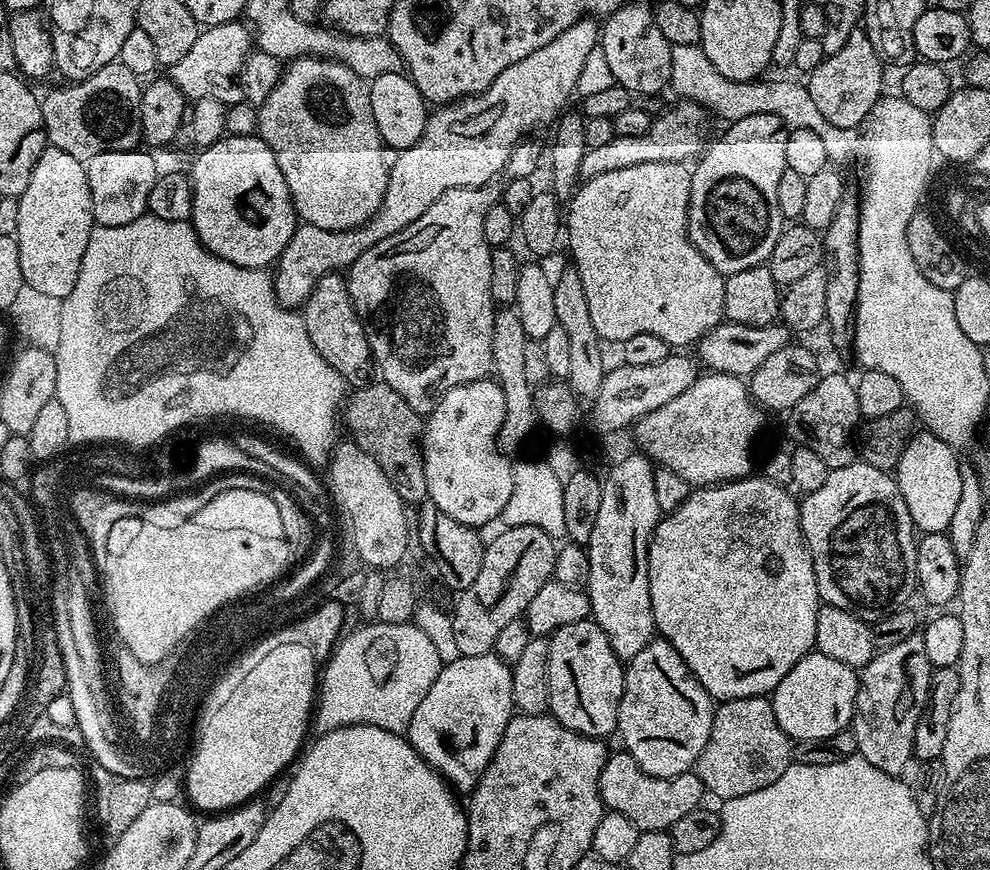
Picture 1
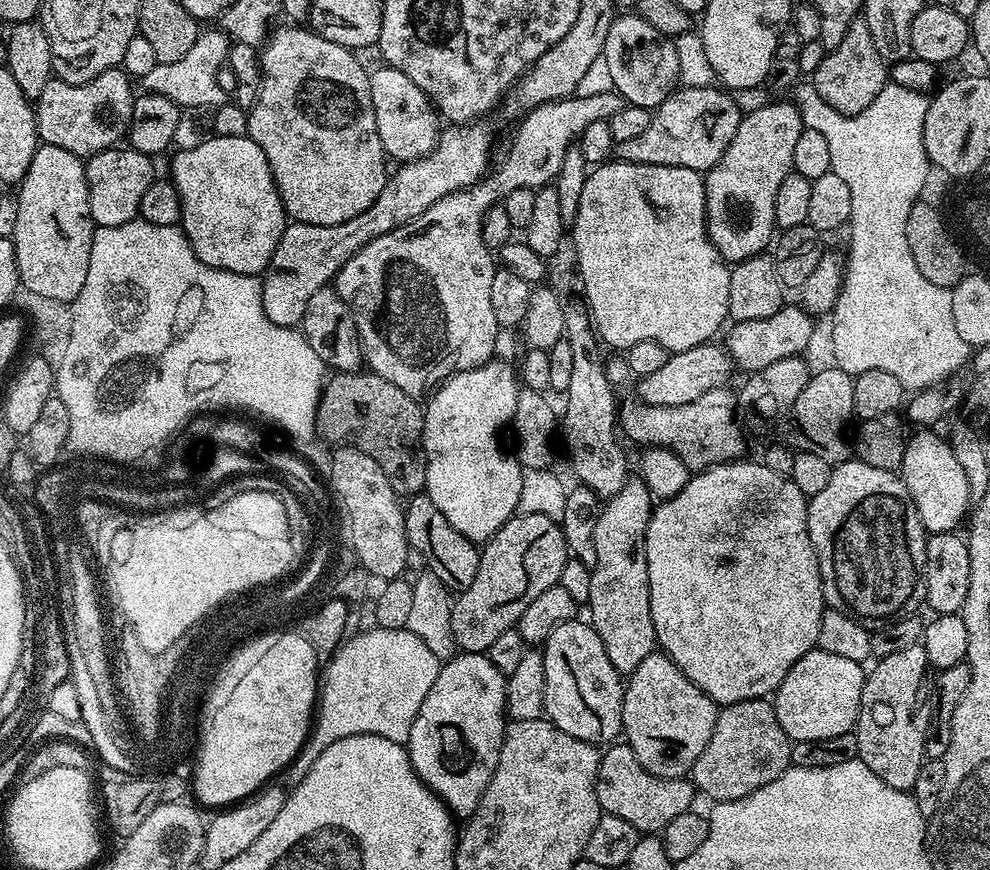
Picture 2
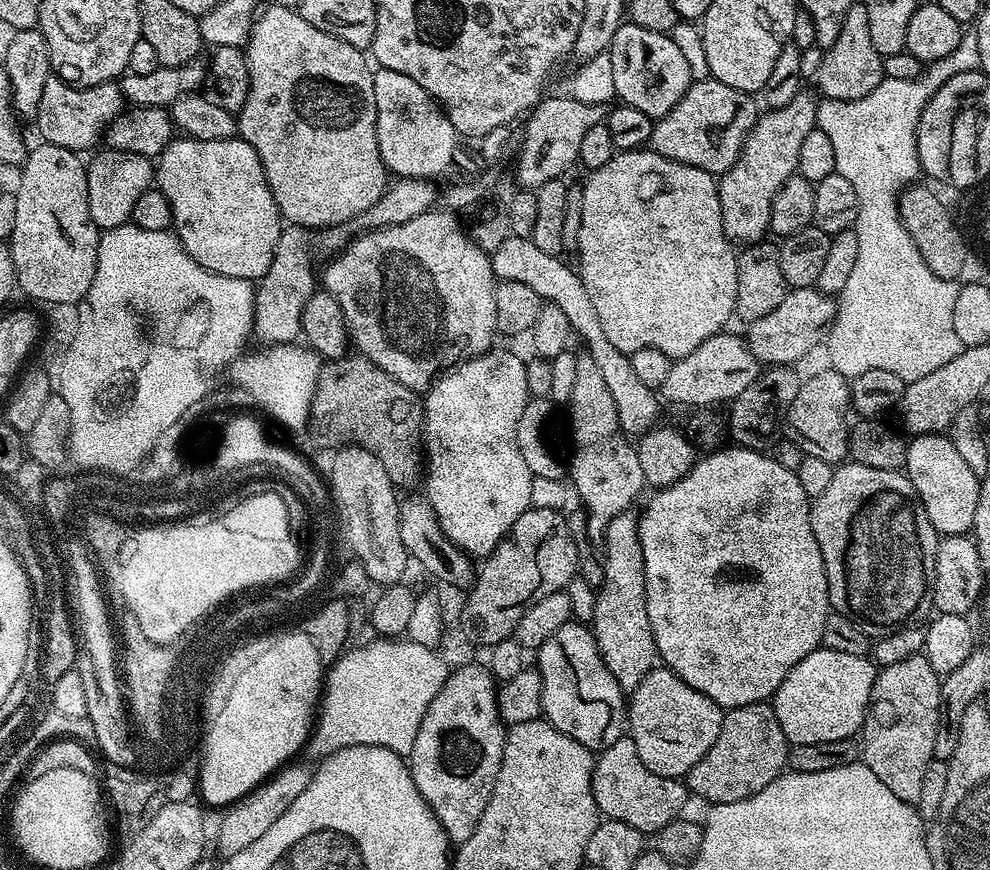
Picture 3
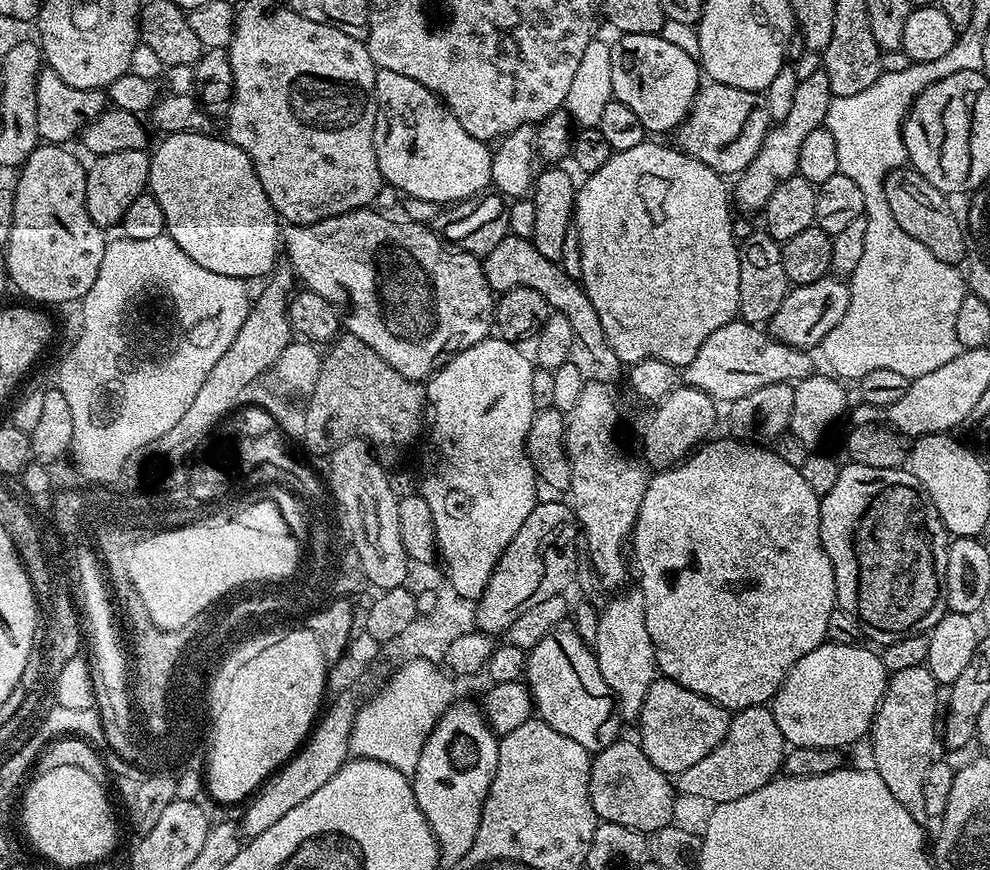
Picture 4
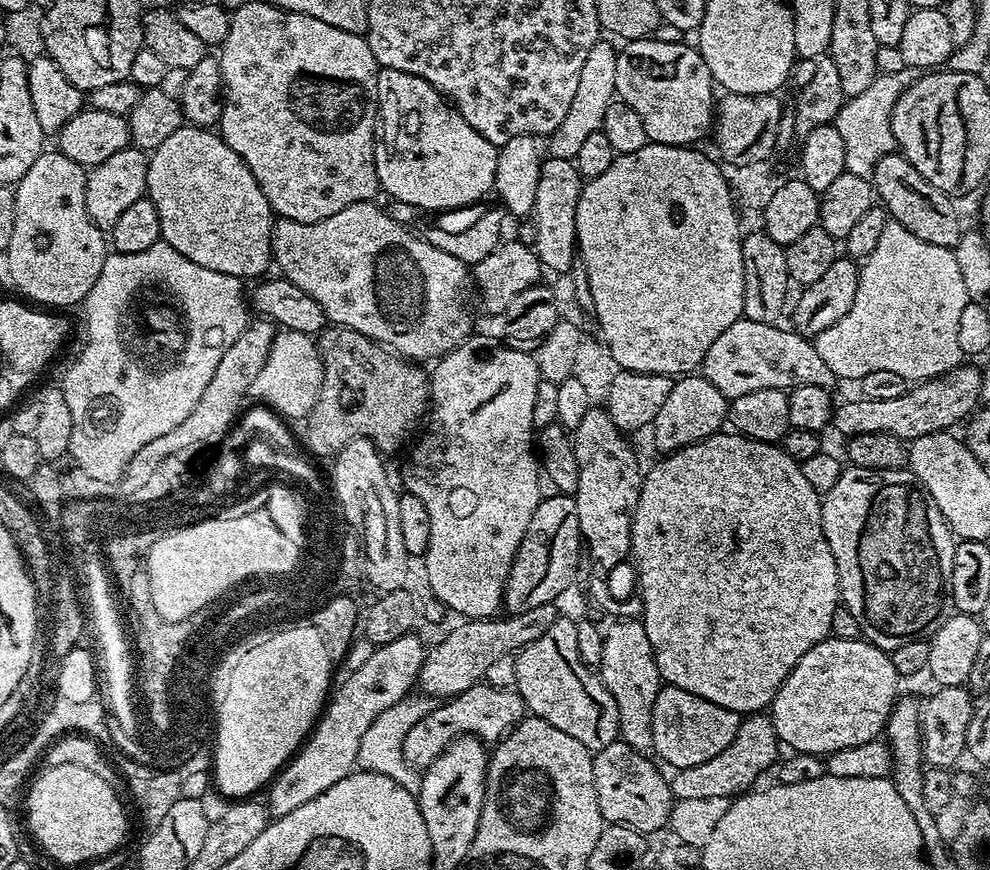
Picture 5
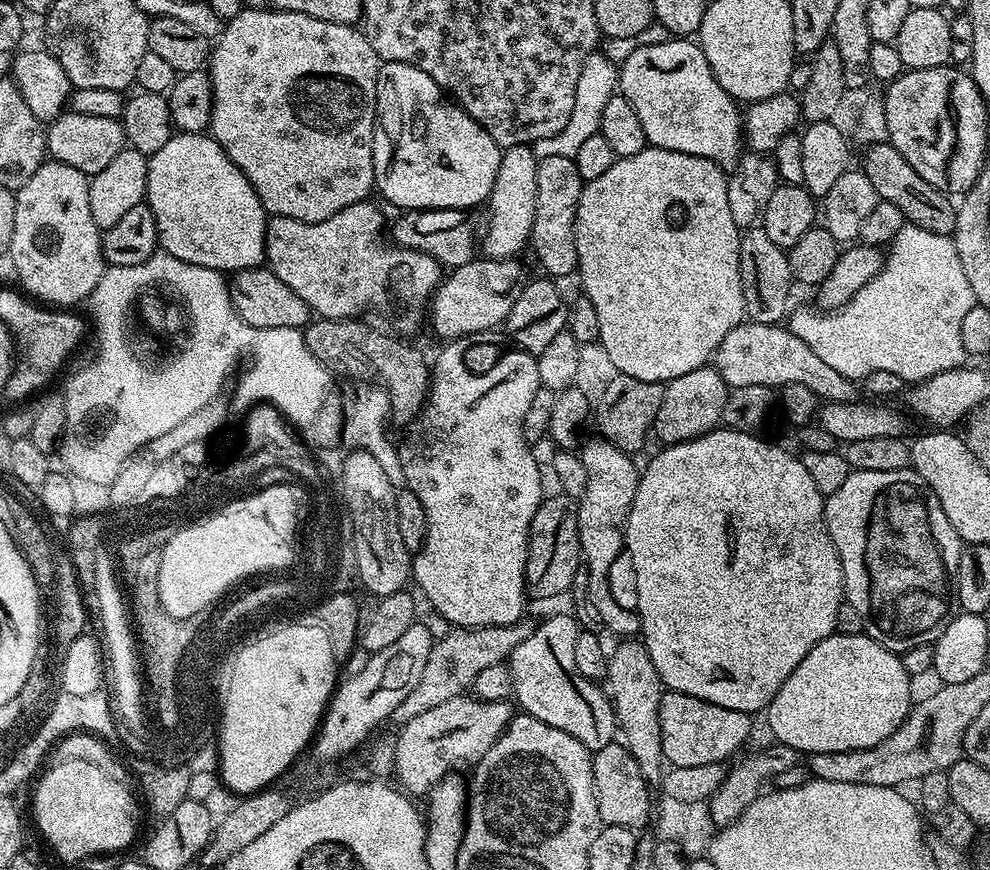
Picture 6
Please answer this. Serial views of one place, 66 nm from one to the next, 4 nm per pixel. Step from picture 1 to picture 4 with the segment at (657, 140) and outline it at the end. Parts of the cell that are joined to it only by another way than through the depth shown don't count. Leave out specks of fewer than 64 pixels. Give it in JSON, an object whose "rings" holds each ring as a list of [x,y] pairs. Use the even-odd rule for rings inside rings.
{"rings":[[[708,82],[697,92],[692,107],[688,109],[688,116],[675,129],[674,144],[686,155],[698,158],[698,162],[706,162],[710,170],[732,178],[745,172],[750,162],[754,162],[773,124],[770,106],[766,106],[763,92],[738,90],[738,86]]]}

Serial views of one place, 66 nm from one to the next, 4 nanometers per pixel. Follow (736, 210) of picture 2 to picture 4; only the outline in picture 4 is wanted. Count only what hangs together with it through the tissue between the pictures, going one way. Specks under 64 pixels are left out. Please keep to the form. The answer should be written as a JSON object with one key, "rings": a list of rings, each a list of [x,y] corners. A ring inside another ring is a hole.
{"rings":[[[821,70],[810,74],[810,78],[801,80],[798,87],[794,90],[794,107],[791,108],[790,114],[786,114],[784,120],[779,121],[775,126],[769,128],[764,144],[758,150],[758,154],[754,158],[754,162],[750,162],[750,166],[745,172],[739,173],[738,179],[734,184],[734,200],[741,204],[744,208],[756,208],[762,210],[766,206],[766,202],[770,198],[770,194],[774,194],[774,190],[778,190],[778,186],[782,182],[786,182],[786,178],[797,175],[796,167],[798,166],[798,154],[802,151],[802,141],[810,134],[810,130],[821,127],[826,118],[826,110],[832,101],[832,91],[830,90],[830,78],[826,78],[826,74]]]}

